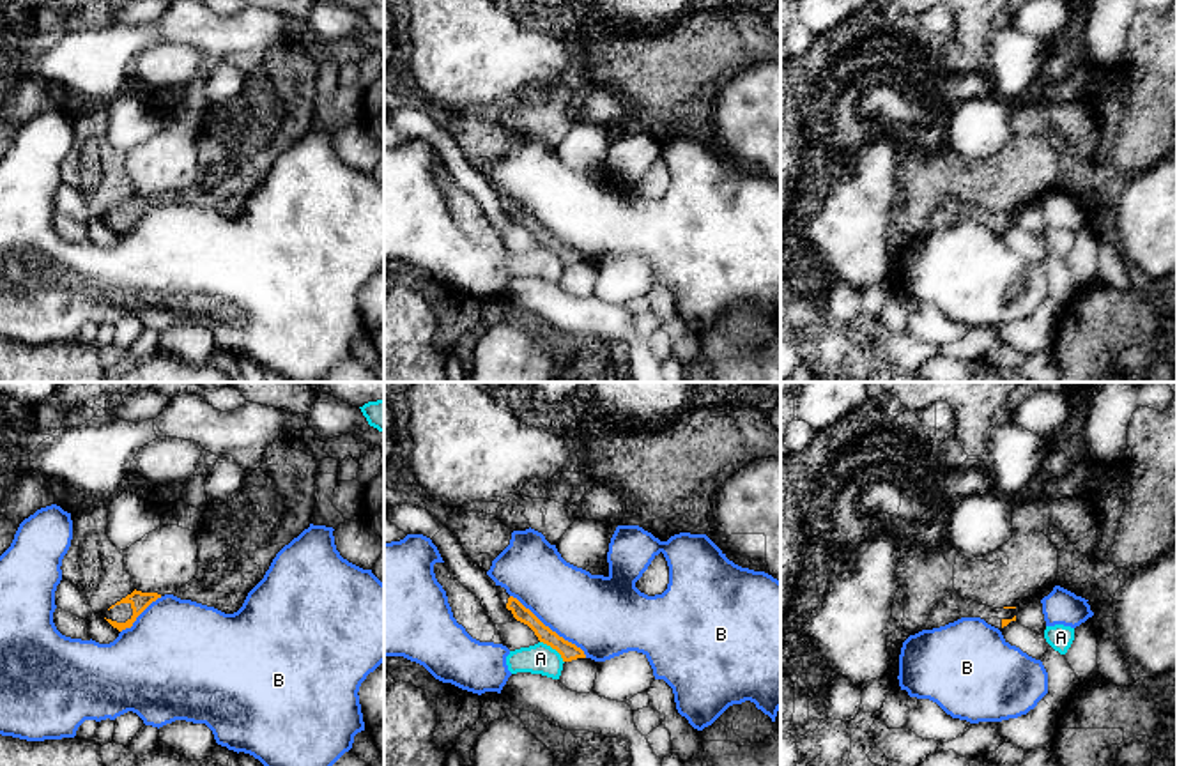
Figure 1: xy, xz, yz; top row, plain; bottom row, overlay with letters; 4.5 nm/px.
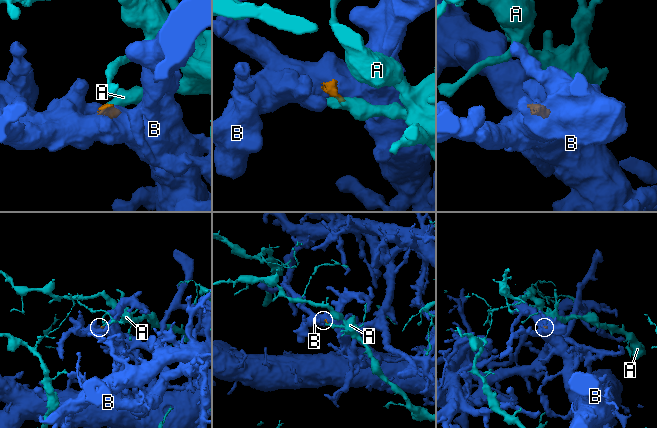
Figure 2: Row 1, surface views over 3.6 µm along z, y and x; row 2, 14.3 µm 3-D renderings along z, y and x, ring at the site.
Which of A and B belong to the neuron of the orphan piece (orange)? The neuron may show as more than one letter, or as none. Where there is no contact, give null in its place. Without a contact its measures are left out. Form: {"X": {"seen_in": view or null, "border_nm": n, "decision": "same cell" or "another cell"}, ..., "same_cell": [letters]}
{"A": {"seen_in": "xz", "border_nm": 150, "decision": "another cell"}, "B": {"seen_in": "xz", "border_nm": 460, "decision": "another cell"}, "same_cell": []}

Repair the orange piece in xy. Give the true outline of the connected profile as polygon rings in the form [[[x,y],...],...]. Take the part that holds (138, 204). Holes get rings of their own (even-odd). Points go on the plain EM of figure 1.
[[[133,195],[115,209],[112,209],[103,219],[119,235],[131,232],[136,221],[161,198]]]

